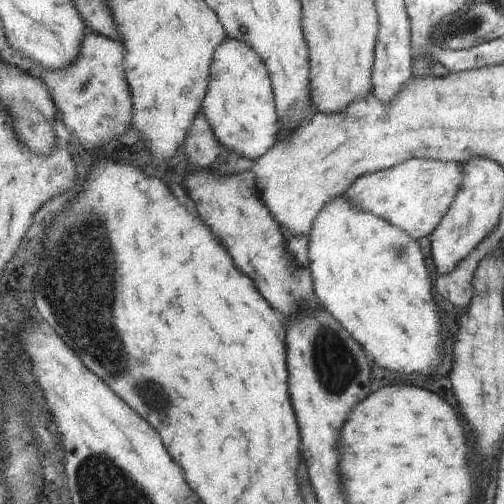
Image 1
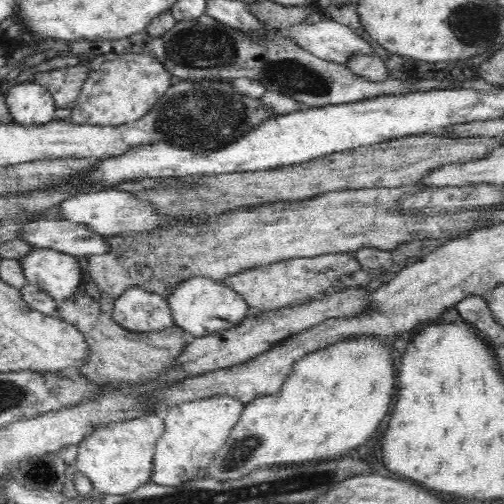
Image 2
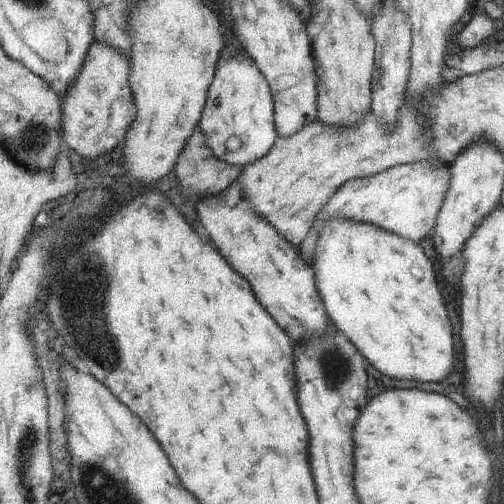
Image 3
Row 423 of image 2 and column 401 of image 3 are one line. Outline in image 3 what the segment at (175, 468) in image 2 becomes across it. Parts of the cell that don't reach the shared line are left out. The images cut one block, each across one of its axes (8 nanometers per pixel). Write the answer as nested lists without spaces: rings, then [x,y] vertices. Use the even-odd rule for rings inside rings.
[[[415,162],[393,166],[379,174],[373,174],[363,180],[349,180],[325,202],[323,210],[315,216],[305,240],[295,248],[301,258],[307,256],[307,262],[315,262],[315,246],[319,240],[319,230],[327,226],[327,222],[335,220],[351,220],[355,224],[371,224],[385,232],[397,234],[413,244],[419,244],[419,238],[431,234],[437,222],[437,214],[441,210],[445,192],[449,188],[449,174],[443,162]]]

